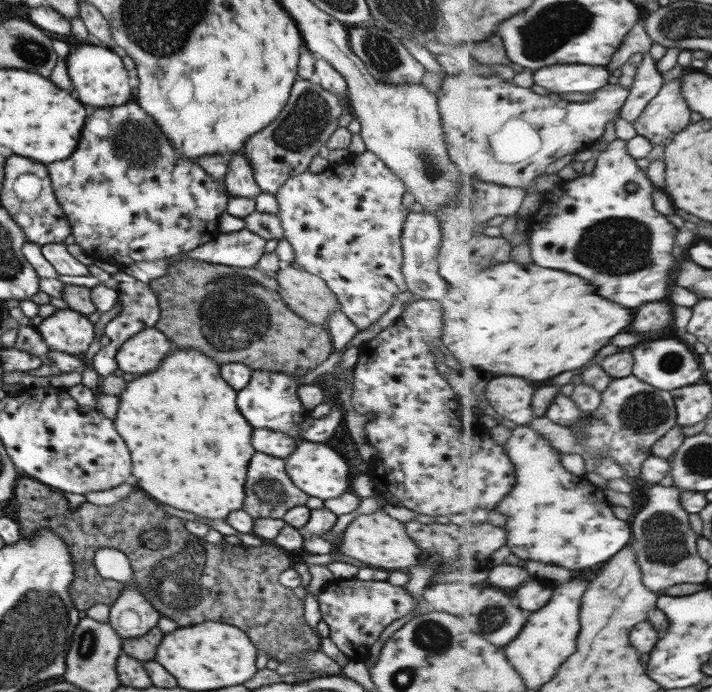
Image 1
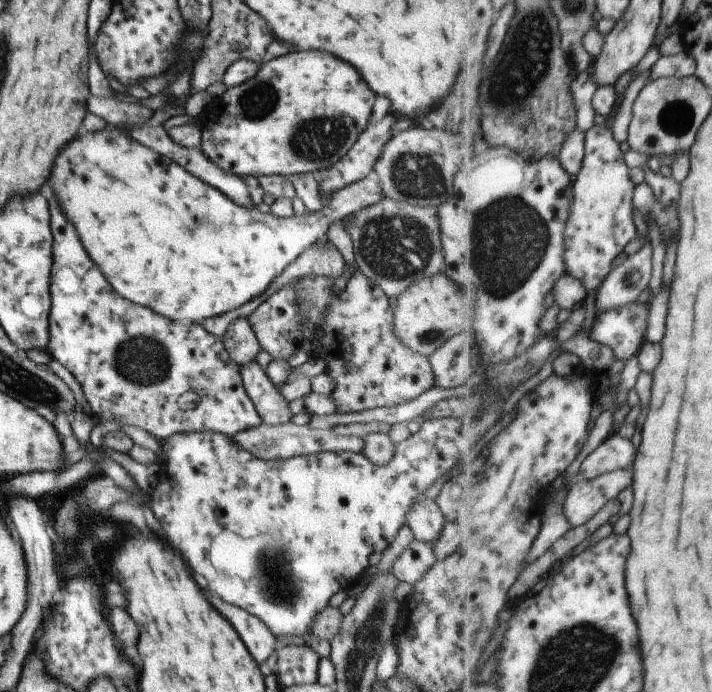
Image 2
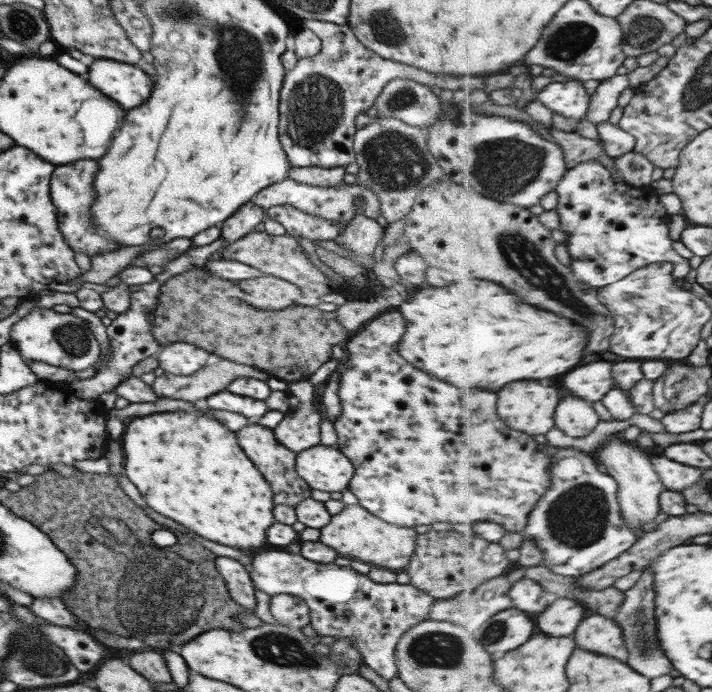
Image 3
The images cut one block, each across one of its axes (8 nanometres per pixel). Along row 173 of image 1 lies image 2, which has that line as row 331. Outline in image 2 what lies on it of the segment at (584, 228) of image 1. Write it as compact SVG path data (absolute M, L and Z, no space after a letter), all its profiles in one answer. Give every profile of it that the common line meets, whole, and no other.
M626 304L610 312L602 312L595 318L590 338L616 351L616 356L624 362L640 354L647 342L650 306L647 304Z

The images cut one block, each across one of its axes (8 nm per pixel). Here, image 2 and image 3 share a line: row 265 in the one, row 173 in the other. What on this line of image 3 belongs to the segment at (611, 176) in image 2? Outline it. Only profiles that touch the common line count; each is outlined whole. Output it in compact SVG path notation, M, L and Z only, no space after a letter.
M590 160L572 168L560 182L557 191L560 199L560 206L557 210L561 214L562 221L560 230L567 234L568 248L574 258L572 268L575 269L576 276L582 282L600 290L602 287L626 279L641 268L658 263L674 264L676 266L675 276L680 280L684 280L694 269L691 260L686 260L674 250L674 240L672 236L668 238L670 228L668 228L666 218L662 220L642 218L642 214L650 210L650 202L638 202L642 198L642 194L638 194L640 187L618 179L614 170L610 170L606 164L598 160Z

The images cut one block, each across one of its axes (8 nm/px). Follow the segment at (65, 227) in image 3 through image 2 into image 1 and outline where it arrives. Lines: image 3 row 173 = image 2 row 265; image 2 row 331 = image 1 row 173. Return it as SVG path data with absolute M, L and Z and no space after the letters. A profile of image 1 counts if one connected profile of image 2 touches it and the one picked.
M130 100L126 104L114 106L114 108L98 108L92 116L88 116L76 152L68 160L48 164L54 194L68 222L71 224L71 234L75 238L75 243L79 244L93 258L121 267L135 262L155 261L186 253L188 250L194 250L194 248L198 248L198 246L214 239L219 234L220 215L226 212L228 206L229 196L226 193L226 188L222 186L222 182L218 182L208 175L202 166L180 159L177 153L176 150L172 152L172 146L168 144L168 138L162 134L160 126L154 122L154 118L150 114L146 114L140 108L140 104L135 101Z

